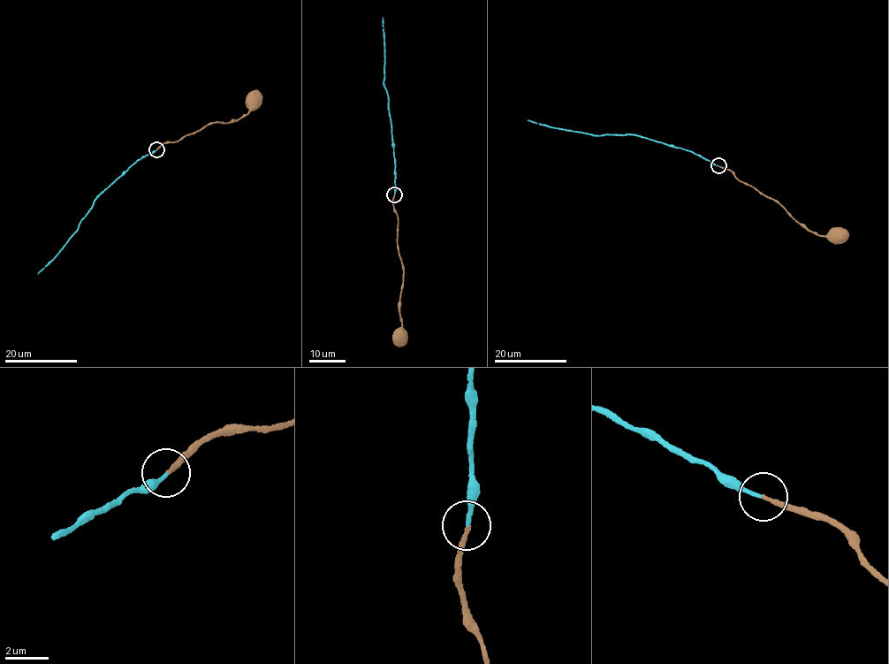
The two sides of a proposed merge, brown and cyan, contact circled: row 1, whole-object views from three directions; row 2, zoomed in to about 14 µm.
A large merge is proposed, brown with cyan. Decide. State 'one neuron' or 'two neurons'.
one neuron

